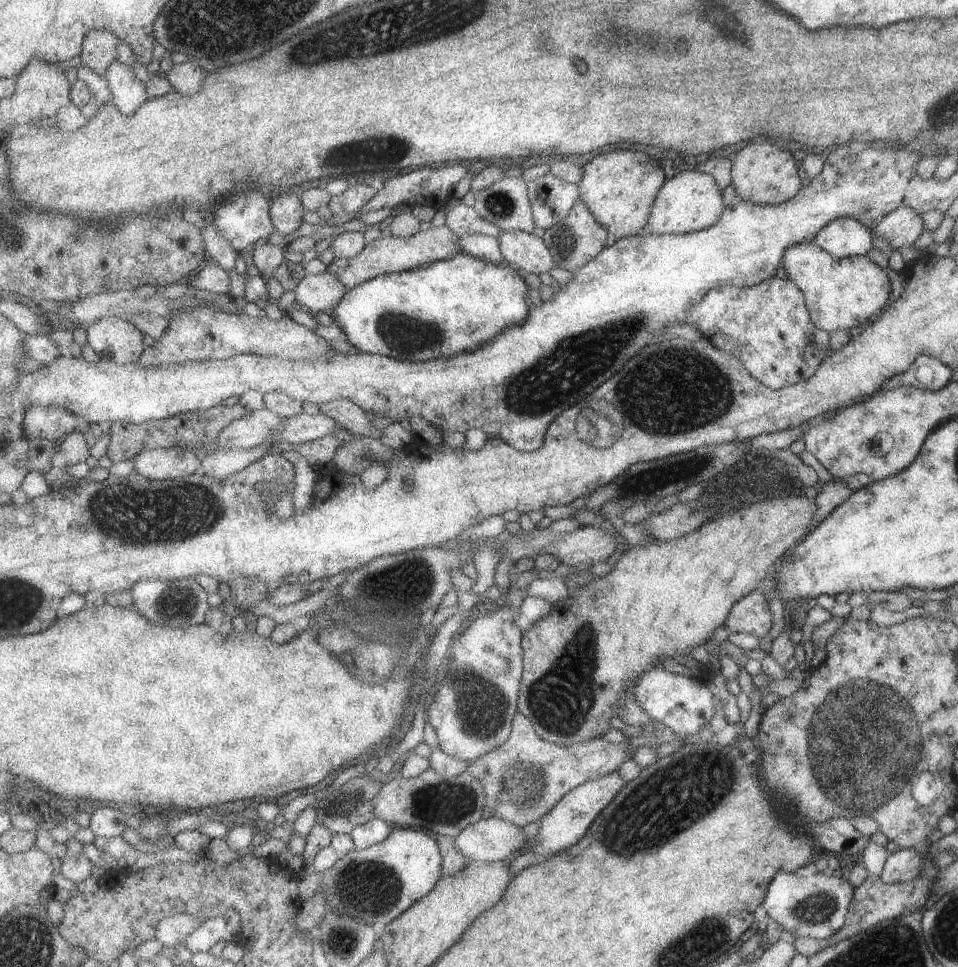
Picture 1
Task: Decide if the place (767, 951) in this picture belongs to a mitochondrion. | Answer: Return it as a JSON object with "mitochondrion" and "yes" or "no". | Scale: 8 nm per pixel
{"mitochondrion":"no"}

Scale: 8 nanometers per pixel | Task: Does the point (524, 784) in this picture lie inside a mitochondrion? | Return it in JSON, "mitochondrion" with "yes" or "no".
{"mitochondrion":"yes"}

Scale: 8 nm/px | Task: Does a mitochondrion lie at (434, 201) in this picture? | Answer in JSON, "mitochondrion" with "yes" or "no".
{"mitochondrion":"no"}

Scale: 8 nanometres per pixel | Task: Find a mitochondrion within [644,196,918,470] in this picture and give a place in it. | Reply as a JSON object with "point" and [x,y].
{"point":[695,456]}

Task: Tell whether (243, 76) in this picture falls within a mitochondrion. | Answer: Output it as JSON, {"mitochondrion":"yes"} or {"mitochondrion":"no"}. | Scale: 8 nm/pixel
{"mitochondrion":"no"}

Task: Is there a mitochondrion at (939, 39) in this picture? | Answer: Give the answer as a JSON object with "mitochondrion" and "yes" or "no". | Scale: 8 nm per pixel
{"mitochondrion":"no"}

